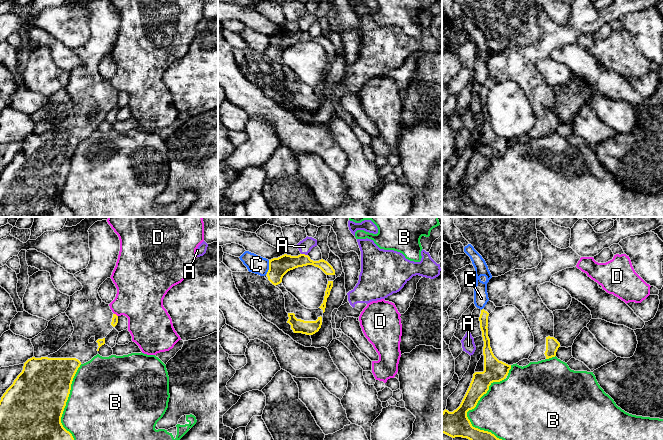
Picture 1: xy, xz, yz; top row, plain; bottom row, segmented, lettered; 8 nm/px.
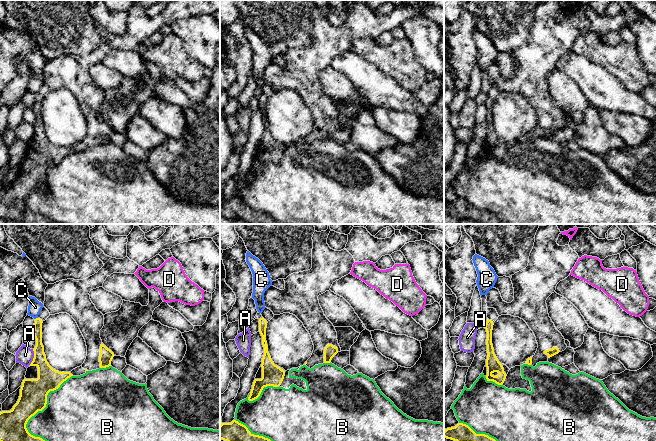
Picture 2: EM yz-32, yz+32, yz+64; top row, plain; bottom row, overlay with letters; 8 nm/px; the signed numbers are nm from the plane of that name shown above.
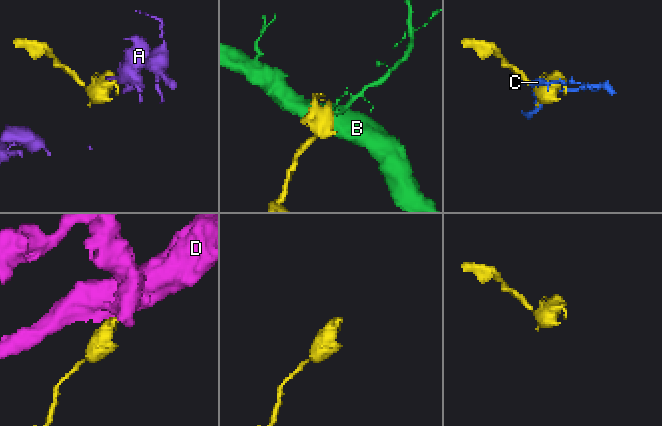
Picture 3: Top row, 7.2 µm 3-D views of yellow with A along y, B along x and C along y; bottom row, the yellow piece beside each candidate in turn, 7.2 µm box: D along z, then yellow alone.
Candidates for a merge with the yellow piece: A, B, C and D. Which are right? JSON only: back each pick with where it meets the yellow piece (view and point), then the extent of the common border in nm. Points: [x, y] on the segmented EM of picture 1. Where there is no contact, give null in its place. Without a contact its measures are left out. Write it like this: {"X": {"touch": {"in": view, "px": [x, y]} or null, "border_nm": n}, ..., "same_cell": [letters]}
{"same_cell": []}

